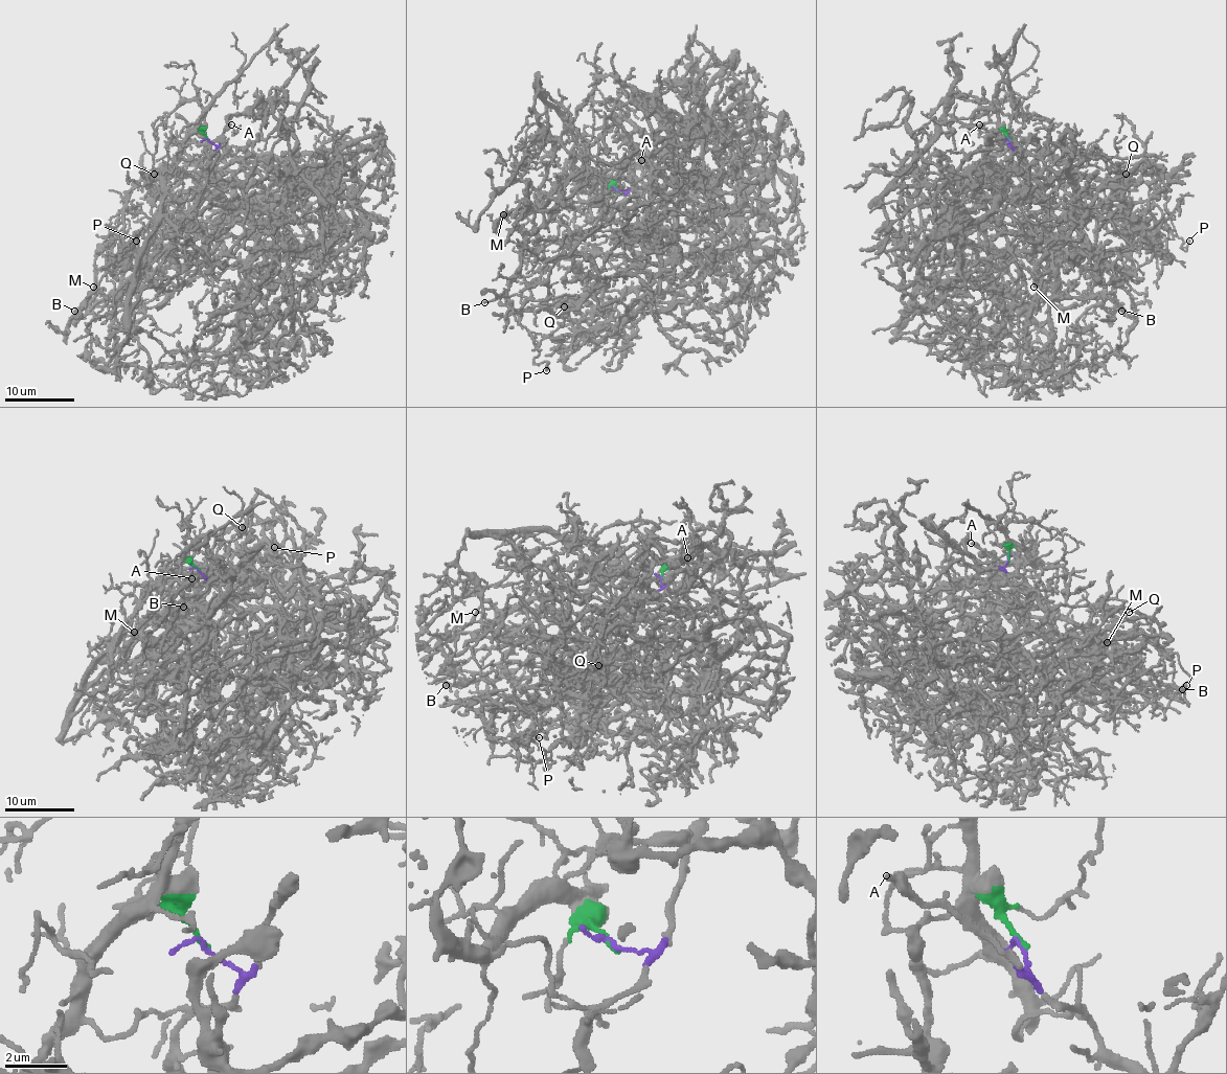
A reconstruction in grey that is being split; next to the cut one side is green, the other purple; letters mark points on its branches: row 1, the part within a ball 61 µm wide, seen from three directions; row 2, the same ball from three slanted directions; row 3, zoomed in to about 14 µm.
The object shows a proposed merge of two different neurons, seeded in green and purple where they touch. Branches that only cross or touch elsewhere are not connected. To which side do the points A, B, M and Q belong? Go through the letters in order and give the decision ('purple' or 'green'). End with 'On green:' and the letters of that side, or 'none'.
A: purple
B: green
M: green
Q: purple
On green: B, M

